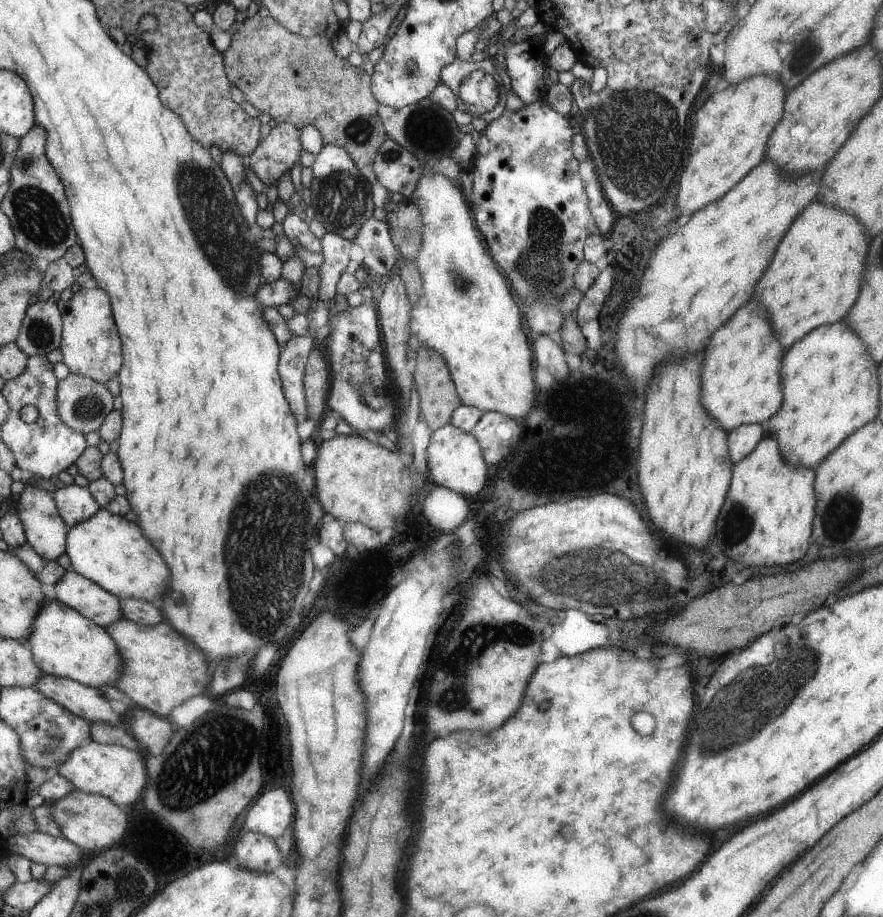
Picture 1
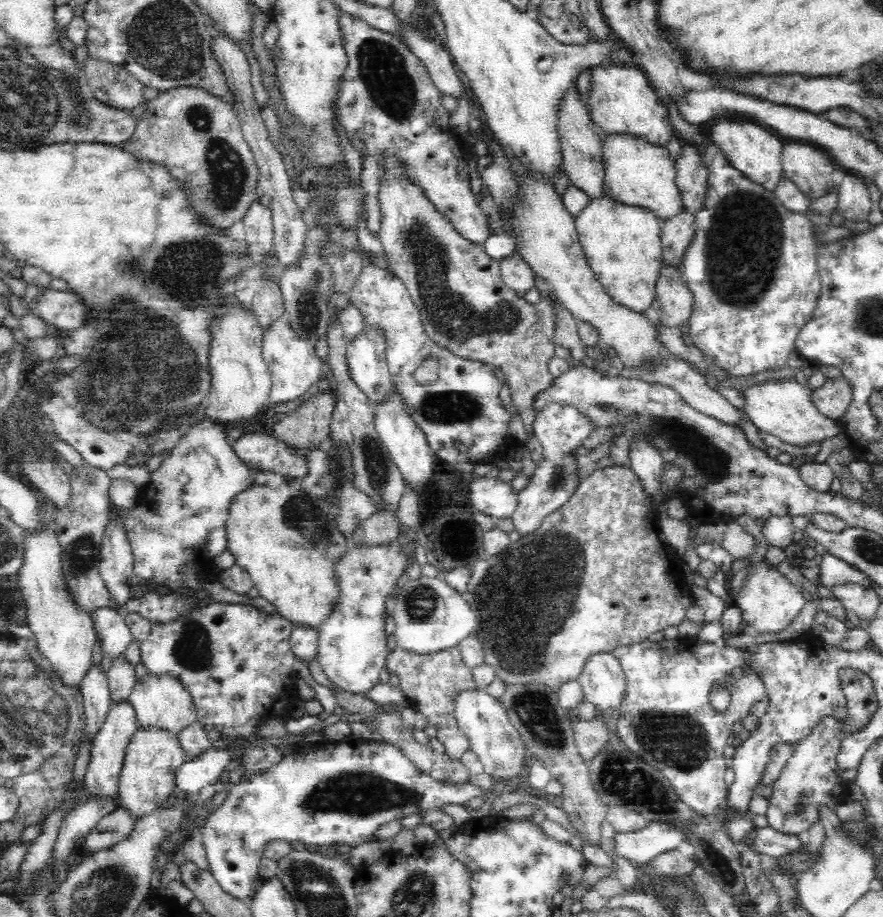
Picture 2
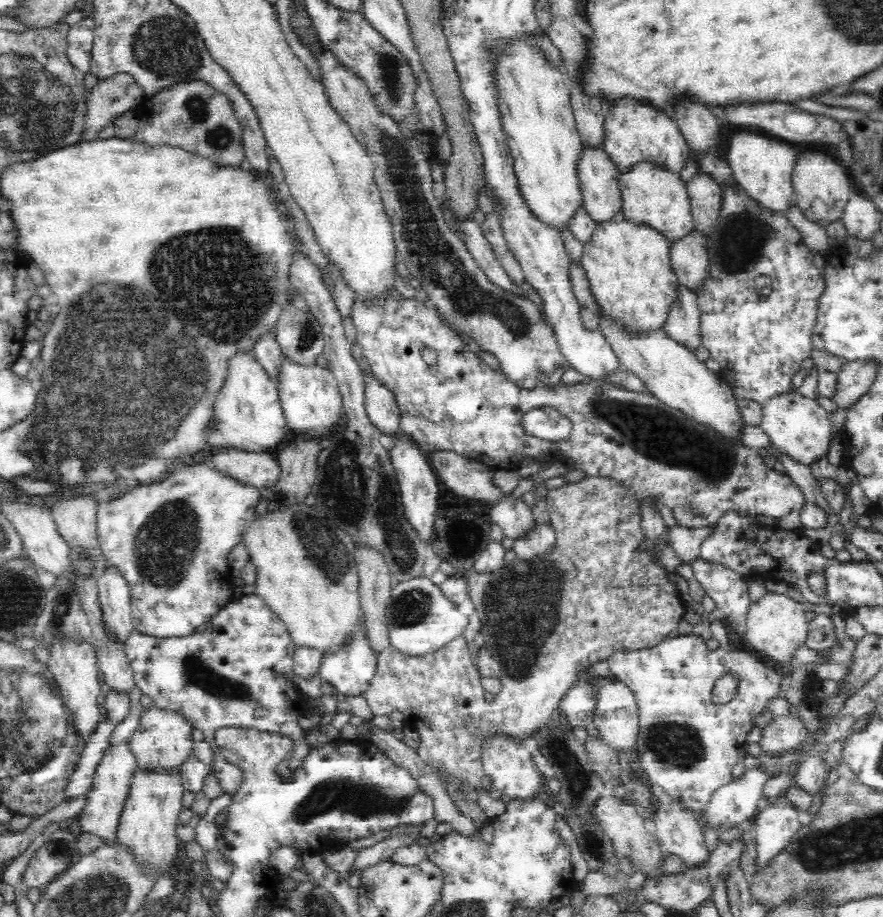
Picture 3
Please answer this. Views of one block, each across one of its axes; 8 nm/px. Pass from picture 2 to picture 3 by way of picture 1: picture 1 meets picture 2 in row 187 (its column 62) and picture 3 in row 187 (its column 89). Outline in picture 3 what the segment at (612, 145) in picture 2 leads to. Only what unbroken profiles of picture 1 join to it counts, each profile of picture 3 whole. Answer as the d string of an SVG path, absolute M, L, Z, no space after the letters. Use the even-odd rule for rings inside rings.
M642 160L619 174L618 190L622 197L621 212L628 220L658 229L667 240L674 241L691 234L695 228L686 183L680 174L670 172L657 161Z

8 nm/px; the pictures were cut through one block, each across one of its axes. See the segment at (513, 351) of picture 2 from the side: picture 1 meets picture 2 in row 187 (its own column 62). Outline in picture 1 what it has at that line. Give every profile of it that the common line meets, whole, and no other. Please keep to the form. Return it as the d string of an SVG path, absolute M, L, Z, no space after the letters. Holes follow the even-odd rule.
M69 373L59 382L57 390L57 404L59 404L59 414L65 420L67 426L73 430L88 435L97 431L106 421L107 415L115 408L113 406L113 394L107 388L107 384L95 382L88 376Z

